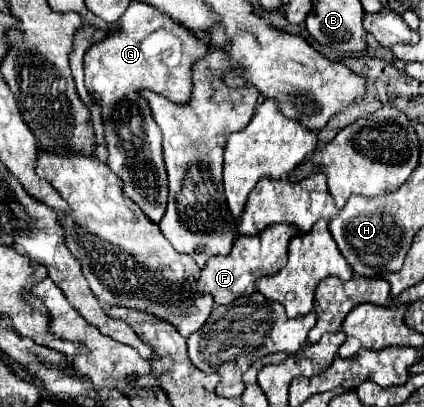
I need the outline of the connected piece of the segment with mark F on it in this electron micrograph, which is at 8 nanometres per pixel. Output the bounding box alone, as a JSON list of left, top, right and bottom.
[192,224,298,304]

